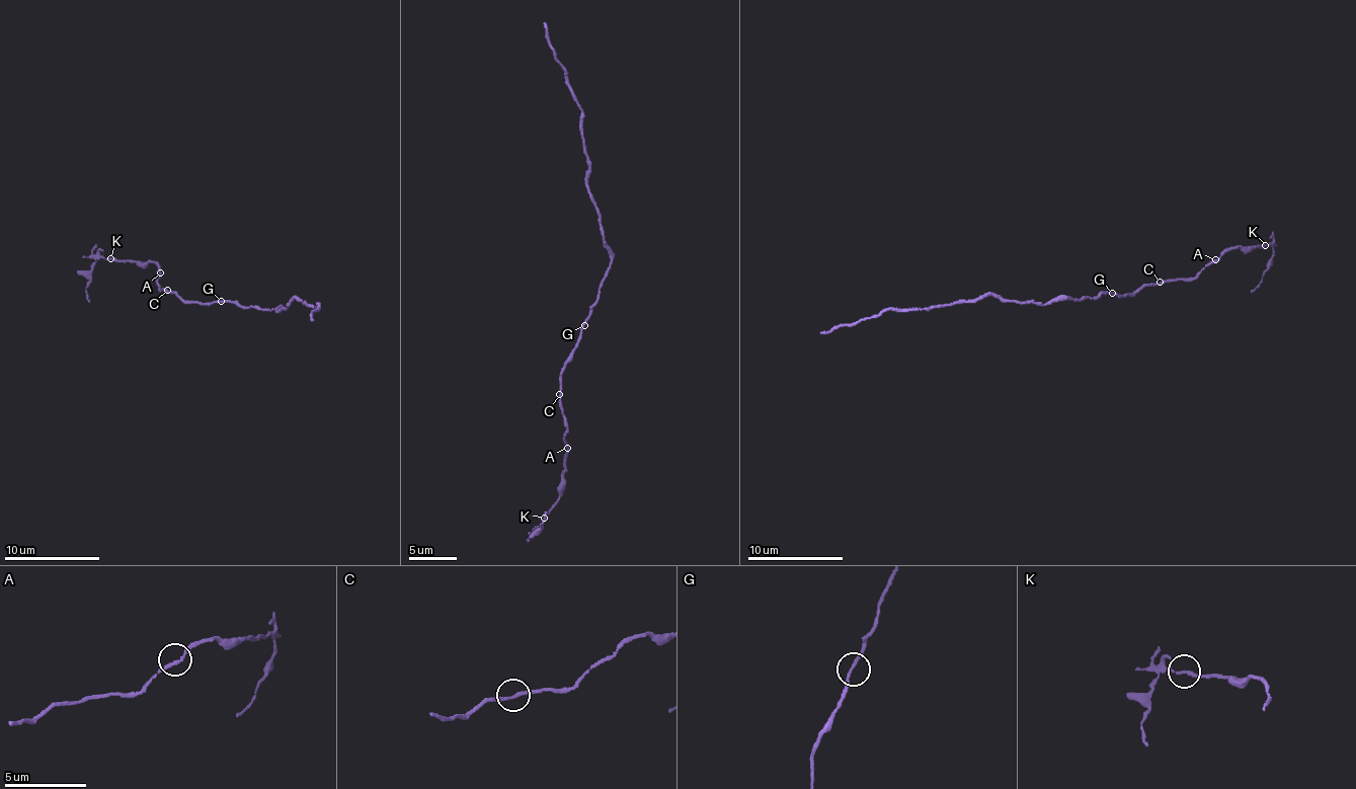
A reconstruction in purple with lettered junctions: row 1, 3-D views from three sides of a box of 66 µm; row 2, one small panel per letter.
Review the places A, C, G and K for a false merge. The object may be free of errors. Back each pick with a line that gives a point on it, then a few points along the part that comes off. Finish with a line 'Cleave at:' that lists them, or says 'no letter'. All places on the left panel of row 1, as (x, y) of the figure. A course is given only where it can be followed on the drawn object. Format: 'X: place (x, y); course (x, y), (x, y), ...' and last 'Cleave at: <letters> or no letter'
K: place (110, 258); course (110, 259), (101, 257), (95, 262), (85, 292), (88, 303)
Cleave at: K

